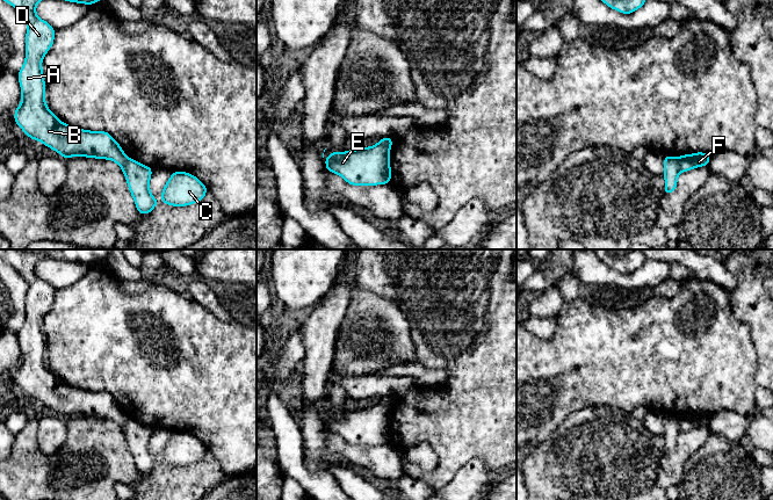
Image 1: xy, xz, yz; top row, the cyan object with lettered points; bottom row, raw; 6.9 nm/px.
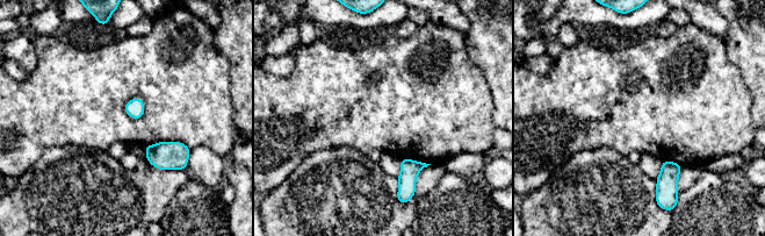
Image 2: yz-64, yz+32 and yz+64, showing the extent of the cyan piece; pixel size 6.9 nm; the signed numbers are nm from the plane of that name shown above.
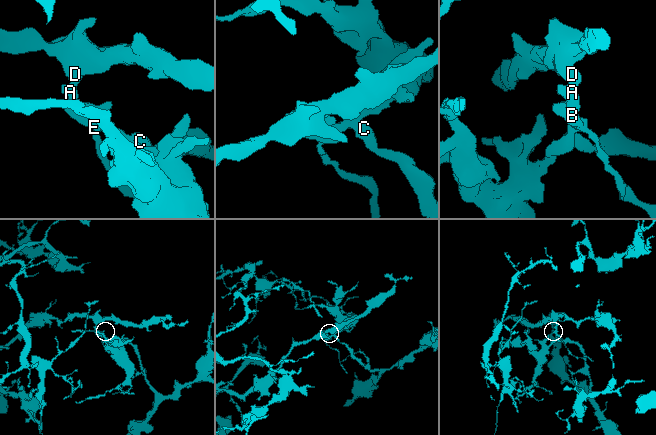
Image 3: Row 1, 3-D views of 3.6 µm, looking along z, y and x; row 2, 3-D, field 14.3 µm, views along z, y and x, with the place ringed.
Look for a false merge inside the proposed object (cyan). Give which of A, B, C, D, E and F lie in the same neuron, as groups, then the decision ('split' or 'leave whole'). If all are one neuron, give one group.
groups A B D E F / C; split

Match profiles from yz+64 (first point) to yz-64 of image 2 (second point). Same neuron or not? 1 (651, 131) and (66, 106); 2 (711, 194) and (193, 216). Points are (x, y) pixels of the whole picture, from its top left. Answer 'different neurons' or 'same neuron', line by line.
1: same neuron
2: same neuron

